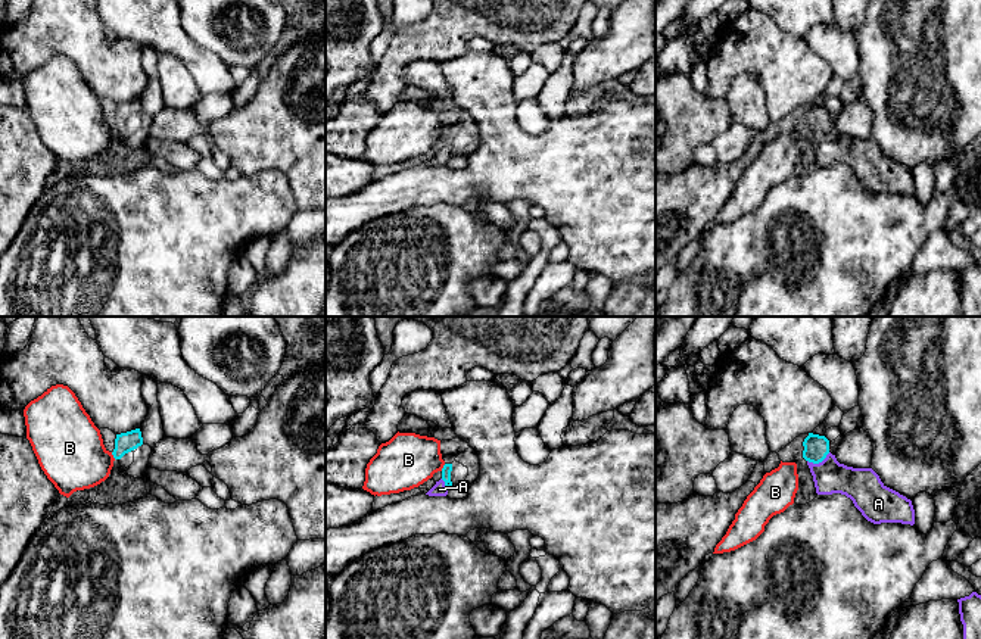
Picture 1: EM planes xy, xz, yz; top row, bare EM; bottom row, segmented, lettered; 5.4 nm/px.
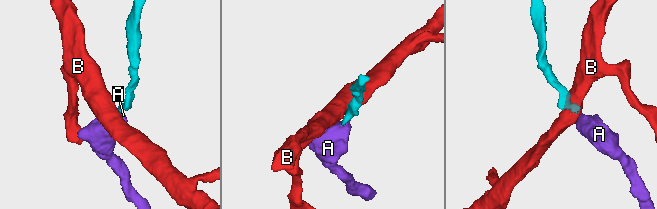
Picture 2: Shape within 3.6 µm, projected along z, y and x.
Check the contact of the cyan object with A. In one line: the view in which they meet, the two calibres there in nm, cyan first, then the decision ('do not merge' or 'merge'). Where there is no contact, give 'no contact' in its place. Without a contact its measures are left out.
meets cyan in yz; 140 nm thick on the cyan side, 180 nm on the other; merge

